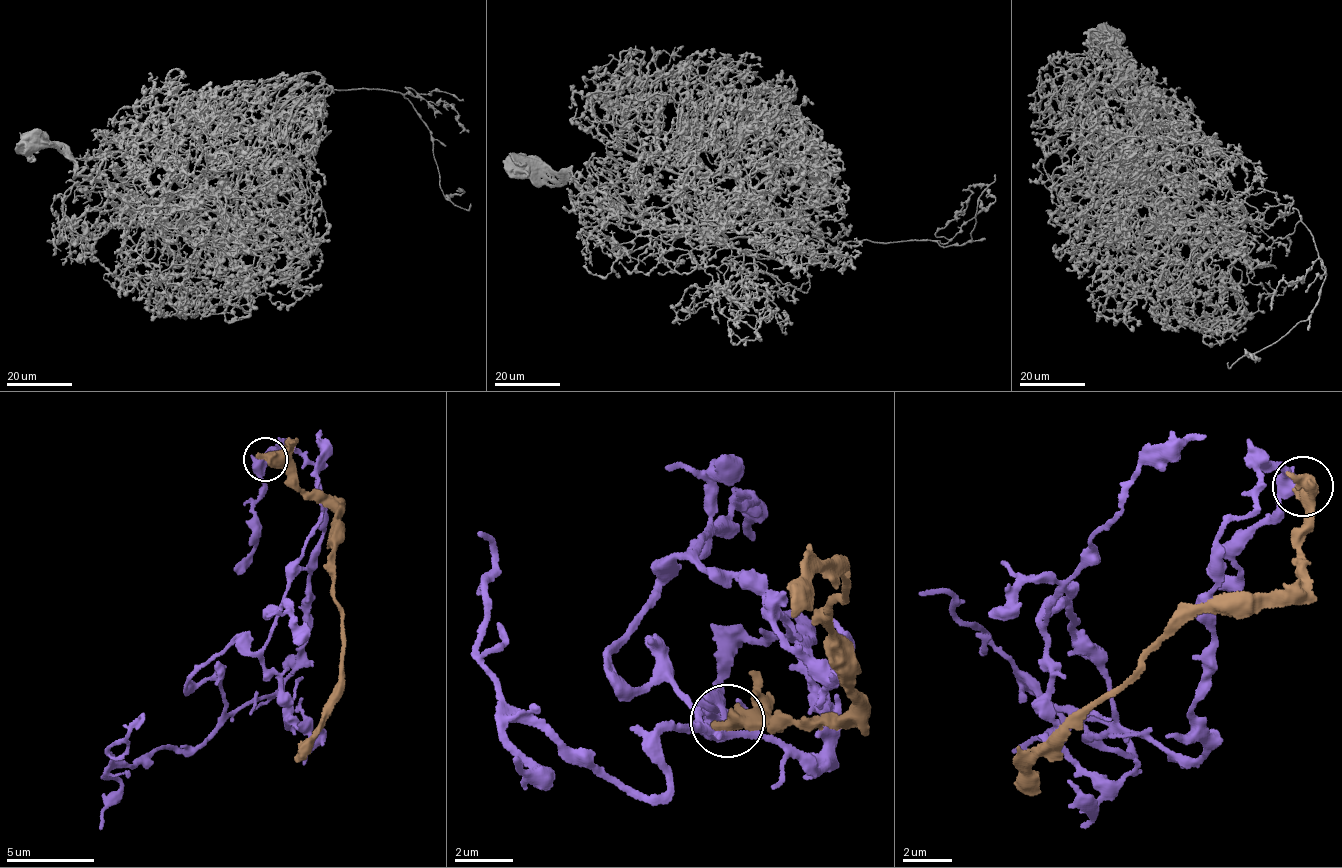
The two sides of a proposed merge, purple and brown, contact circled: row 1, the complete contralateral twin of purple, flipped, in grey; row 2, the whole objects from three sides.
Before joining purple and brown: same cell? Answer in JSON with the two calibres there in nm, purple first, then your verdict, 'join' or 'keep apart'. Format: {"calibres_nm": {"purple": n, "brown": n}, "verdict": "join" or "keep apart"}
{"calibres_nm": {"purple": 400, "brown": 650}, "verdict": "keep apart"}

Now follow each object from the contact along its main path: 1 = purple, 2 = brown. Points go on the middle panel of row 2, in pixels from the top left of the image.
1: (729, 720), (717, 698), (799, 611), (832, 711), (813, 764), (708, 729), (637, 625), (746, 489), (756, 542)
2: (729, 720), (815, 725), (851, 708), (851, 644), (828, 605), (850, 579), (845, 571), (820, 568), (794, 616)

